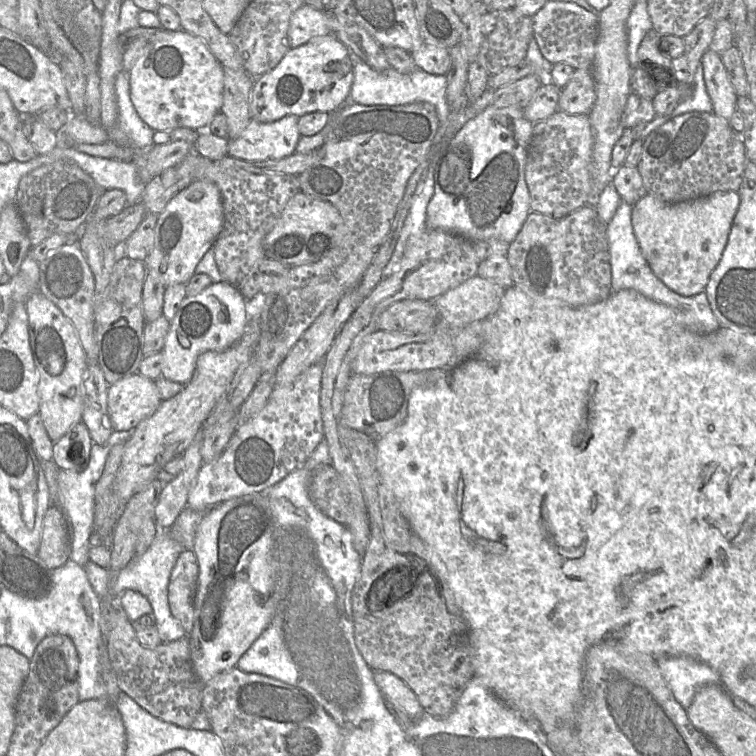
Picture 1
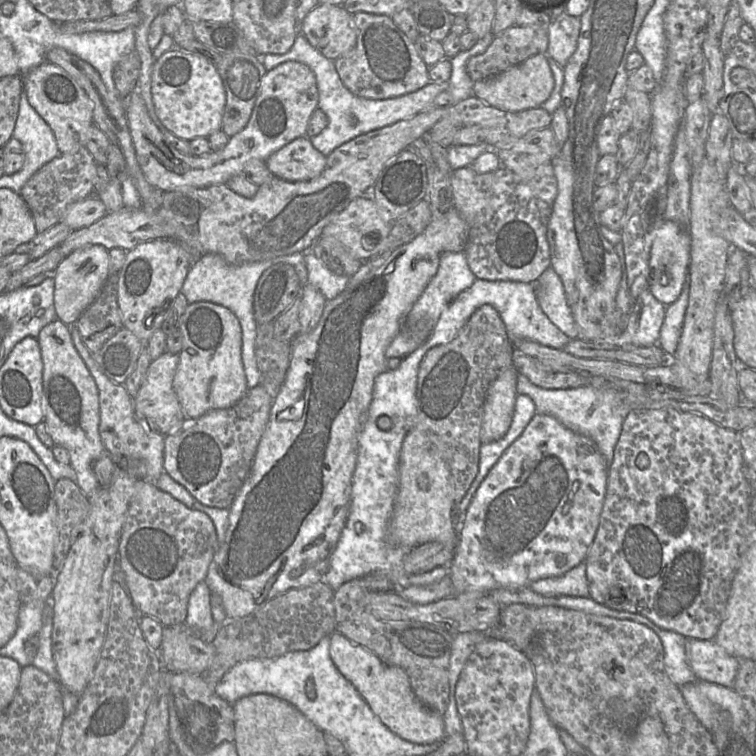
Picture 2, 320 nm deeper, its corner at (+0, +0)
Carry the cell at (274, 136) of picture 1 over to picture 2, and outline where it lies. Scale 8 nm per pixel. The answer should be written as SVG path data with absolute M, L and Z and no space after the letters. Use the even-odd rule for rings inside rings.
M310 138L294 139L271 154L265 163L272 175L290 182L318 177L326 165L326 156L312 145Z

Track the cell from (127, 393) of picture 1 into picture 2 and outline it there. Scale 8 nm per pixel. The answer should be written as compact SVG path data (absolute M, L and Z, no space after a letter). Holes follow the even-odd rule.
M167 351L152 361L137 395L133 398L136 415L143 420L153 432L163 436L167 436L176 429L179 429L186 418L173 387L173 380L178 363L179 355L171 354Z

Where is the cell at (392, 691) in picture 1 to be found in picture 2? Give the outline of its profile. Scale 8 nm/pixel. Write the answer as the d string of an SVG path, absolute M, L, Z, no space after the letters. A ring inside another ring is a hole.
M339 632L330 635L330 658L343 676L357 689L382 723L400 738L416 743L441 743L445 738L443 716L427 708L416 697L406 672L383 662L366 647Z

